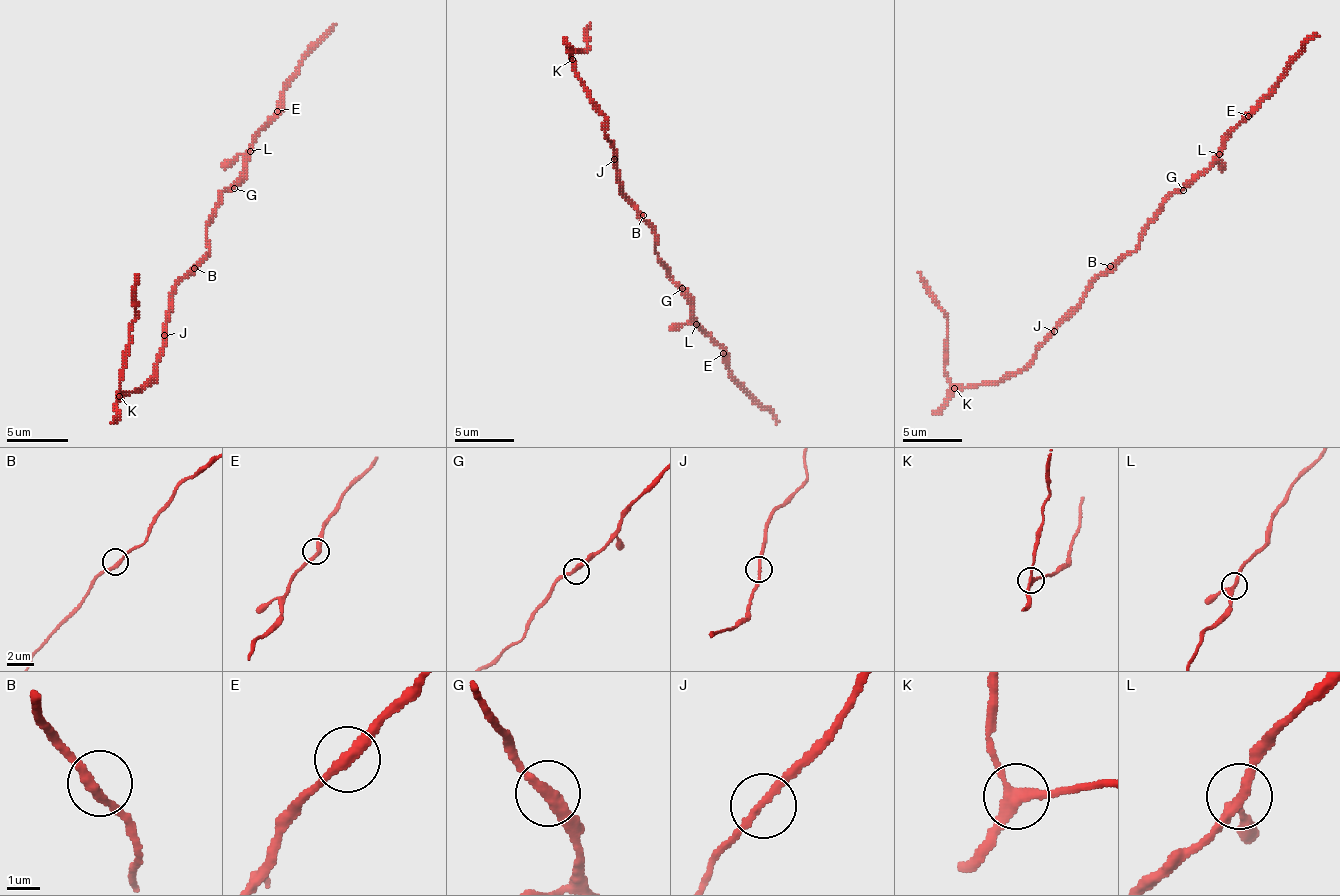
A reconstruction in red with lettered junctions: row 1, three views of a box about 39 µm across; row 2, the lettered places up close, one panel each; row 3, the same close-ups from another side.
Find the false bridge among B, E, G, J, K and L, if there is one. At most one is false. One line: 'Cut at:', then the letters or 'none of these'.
Cut at: none of these

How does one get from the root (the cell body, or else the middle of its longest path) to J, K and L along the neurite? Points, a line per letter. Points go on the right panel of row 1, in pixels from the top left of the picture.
J: (1113, 269), (1107, 269), (1092, 284), (1083, 302), (1054, 331)
K: (1113, 269), (1107, 269), (1092, 284), (1083, 302), (1021, 370), (1009, 373), (997, 381), (953, 387)
L: (1113, 269), (1136, 249), (1142, 228), (1154, 213), (1175, 193), (1198, 178), (1219, 154)

